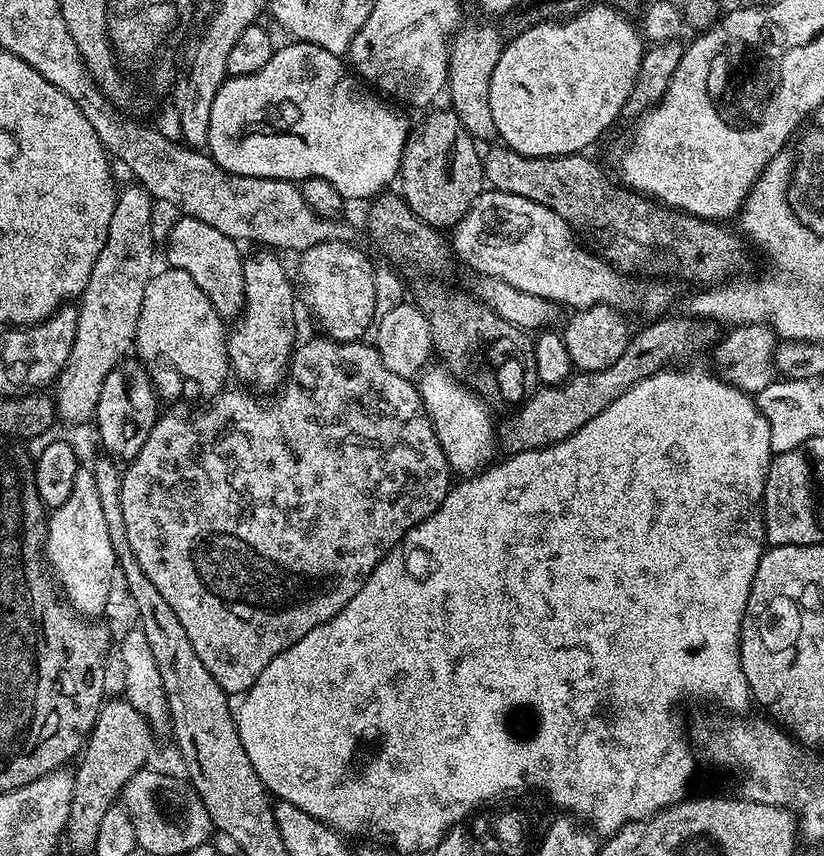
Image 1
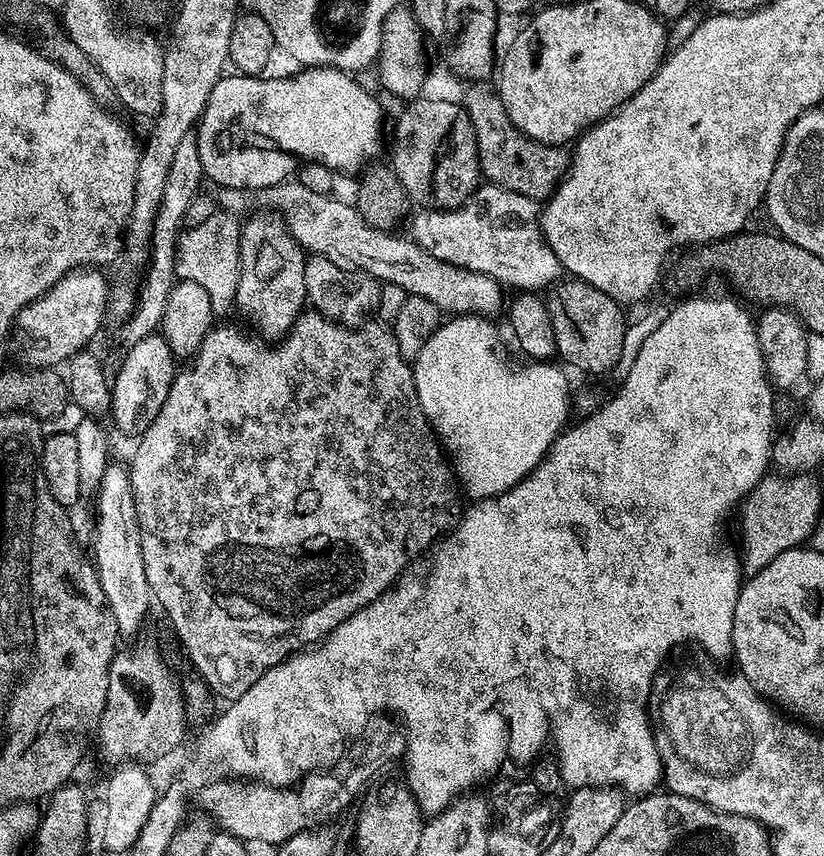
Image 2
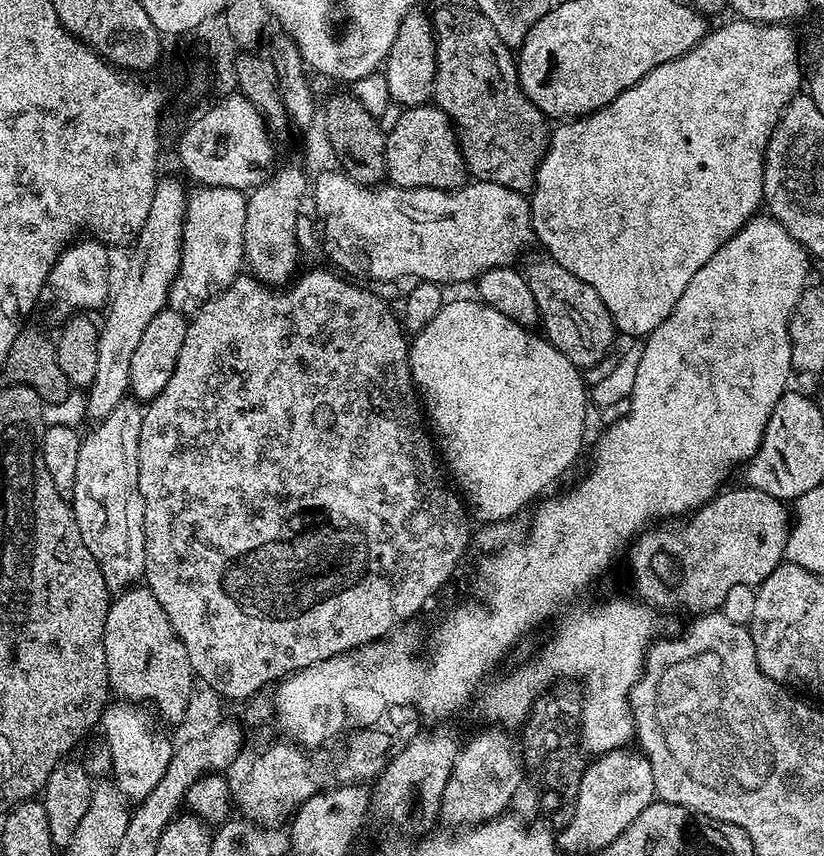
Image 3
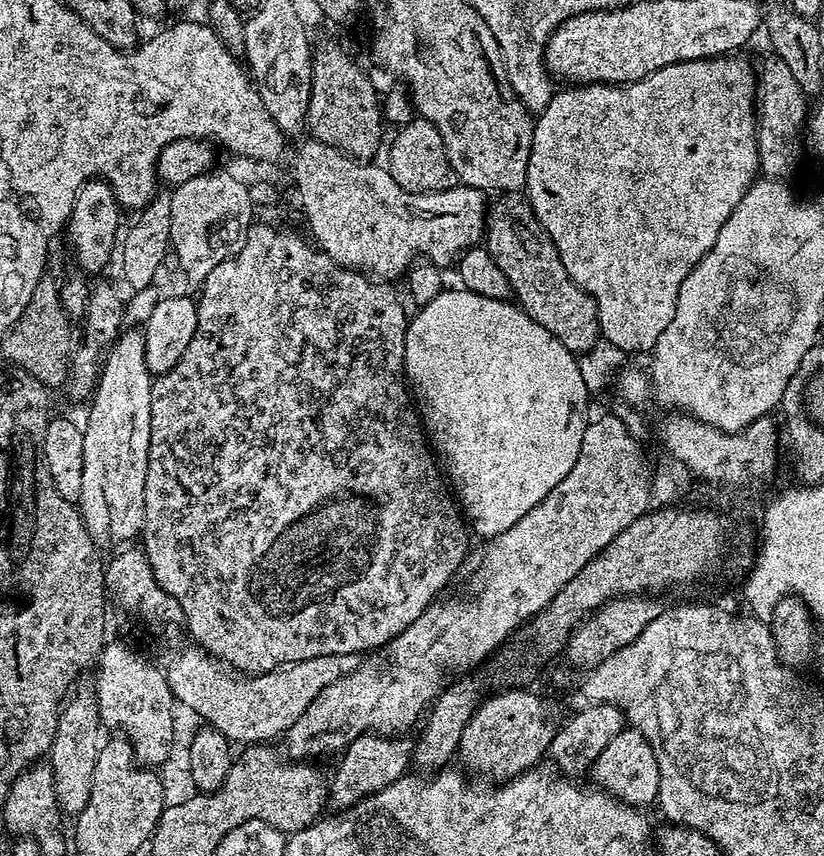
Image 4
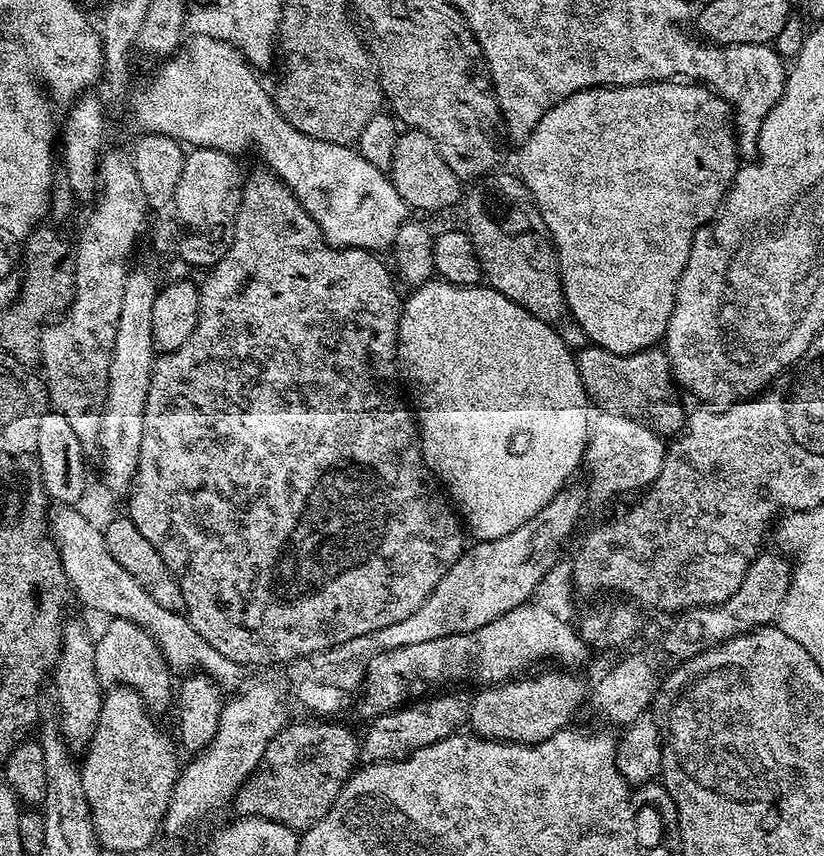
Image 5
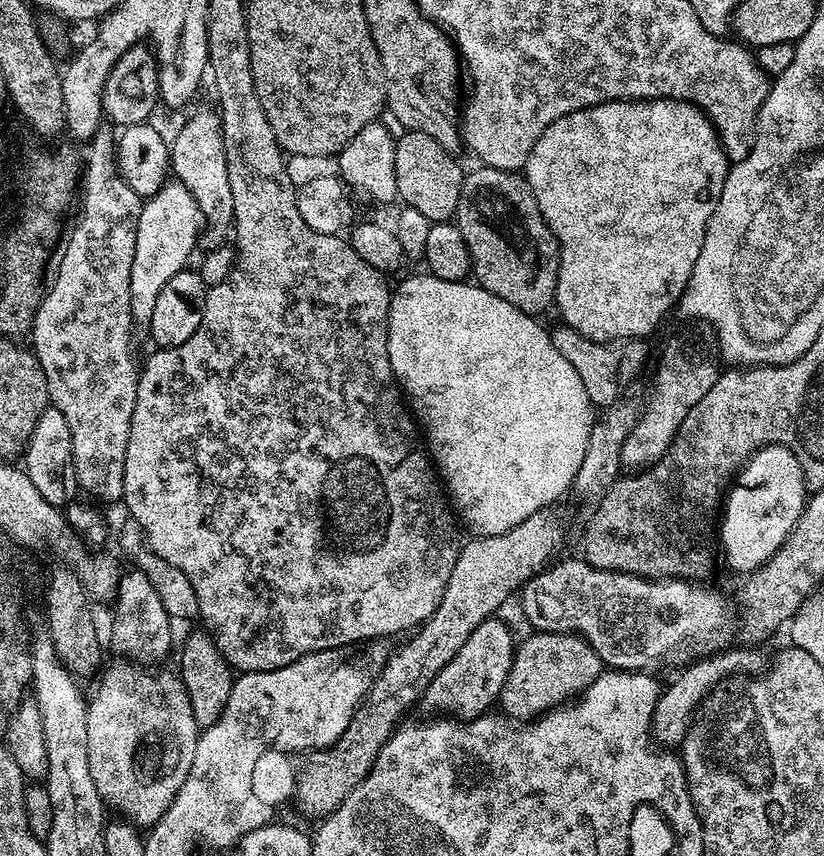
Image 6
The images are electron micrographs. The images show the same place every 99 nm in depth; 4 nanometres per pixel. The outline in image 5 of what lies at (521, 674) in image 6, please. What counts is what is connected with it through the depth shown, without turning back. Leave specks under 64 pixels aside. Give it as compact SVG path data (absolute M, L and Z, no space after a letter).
M556 670L560 672L535 673L536 680L529 678L513 678L507 684L497 684L480 690L477 696L470 700L470 728L475 735L483 736L485 740L507 740L513 744L537 744L563 728L573 723L572 714L586 704L586 688L584 680L572 670Z

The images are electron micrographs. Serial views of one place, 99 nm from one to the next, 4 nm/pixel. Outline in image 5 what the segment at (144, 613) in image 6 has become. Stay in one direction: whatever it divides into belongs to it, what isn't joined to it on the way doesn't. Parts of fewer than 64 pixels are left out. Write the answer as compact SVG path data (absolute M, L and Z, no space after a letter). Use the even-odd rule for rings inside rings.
M109 619L104 633L96 640L94 666L105 686L133 688L153 713L160 714L174 696L173 669L169 668L158 642L145 628L130 620ZM169 699L169 700L168 700Z

